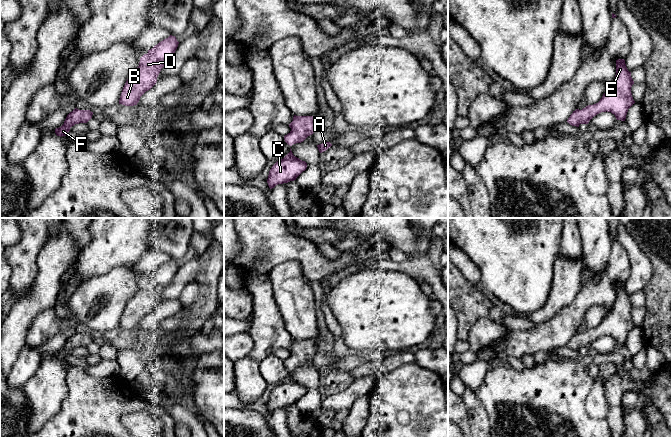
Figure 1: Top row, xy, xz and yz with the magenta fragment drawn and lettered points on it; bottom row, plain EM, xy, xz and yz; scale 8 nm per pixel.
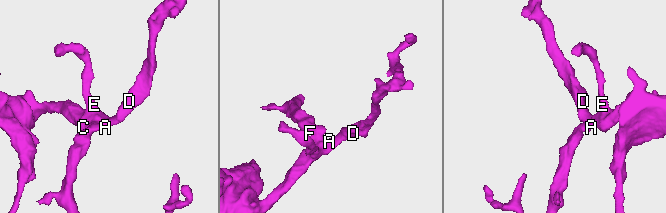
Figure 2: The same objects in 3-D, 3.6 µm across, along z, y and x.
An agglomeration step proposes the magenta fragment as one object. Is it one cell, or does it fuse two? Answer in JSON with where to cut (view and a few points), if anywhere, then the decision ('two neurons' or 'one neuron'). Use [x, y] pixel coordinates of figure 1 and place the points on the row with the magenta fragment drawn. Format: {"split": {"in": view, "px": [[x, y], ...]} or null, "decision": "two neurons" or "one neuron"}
{"split": null, "decision": "one neuron"}

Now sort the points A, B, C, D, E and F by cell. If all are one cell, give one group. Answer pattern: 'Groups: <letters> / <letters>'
Groups: A B C D E F

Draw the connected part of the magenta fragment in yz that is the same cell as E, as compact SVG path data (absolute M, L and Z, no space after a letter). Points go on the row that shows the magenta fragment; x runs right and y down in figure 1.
M616 60L615 79L600 101L582 110L576 109L567 122L579 127L580 124L588 124L594 116L606 111L614 114L617 120L625 121L628 109L635 103L631 93L633 84L634 81L631 72L626 67L625 60Z

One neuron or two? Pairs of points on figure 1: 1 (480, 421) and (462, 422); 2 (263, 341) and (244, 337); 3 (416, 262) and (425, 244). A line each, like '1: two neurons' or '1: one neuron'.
1: two neurons
2: two neurons
3: one neuron

